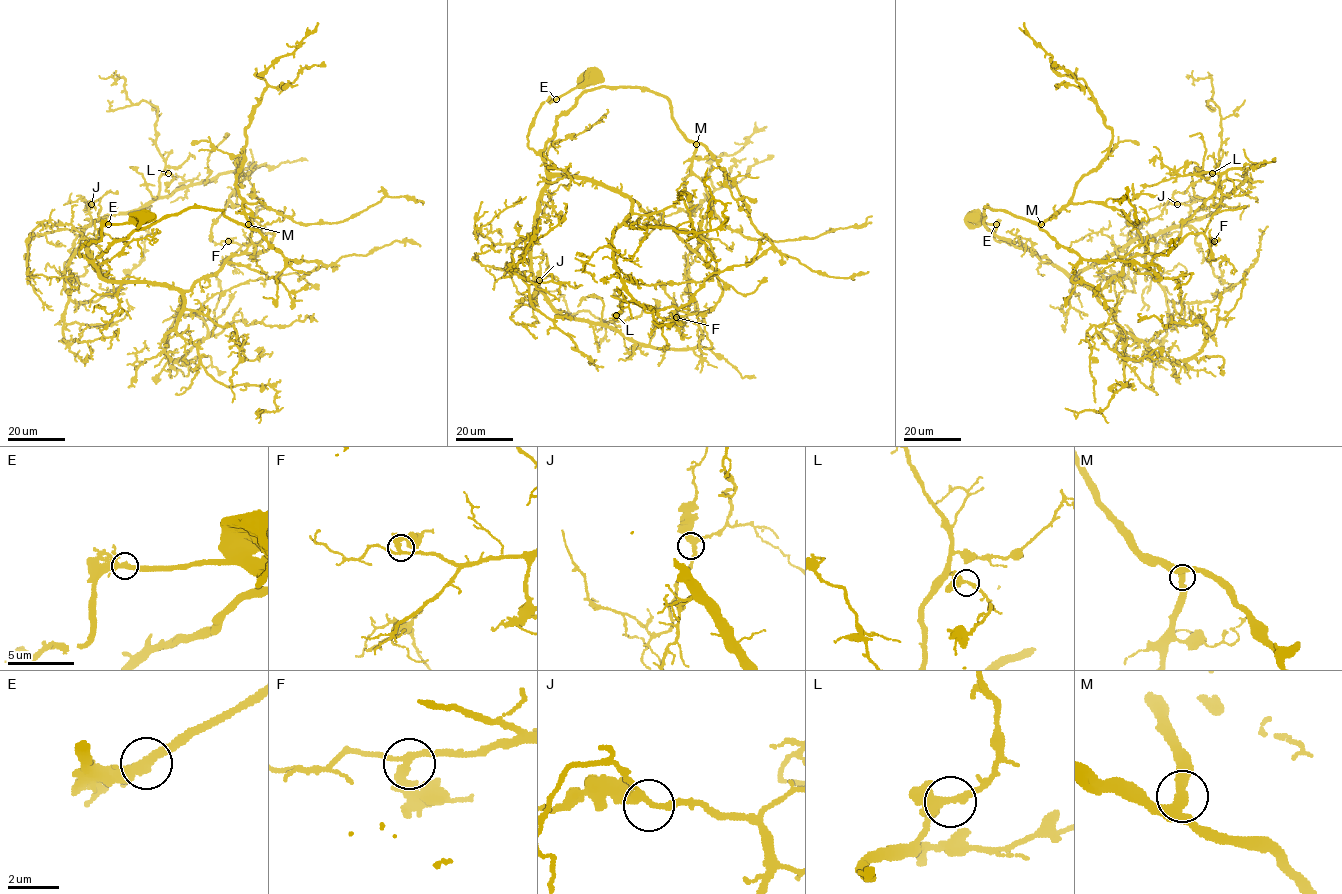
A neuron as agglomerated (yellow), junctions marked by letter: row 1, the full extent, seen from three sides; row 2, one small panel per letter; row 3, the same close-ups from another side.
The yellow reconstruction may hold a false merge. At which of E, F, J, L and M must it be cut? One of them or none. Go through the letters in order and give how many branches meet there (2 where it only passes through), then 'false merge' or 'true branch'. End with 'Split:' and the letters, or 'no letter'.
E: 3 | true branch
F: 3 | true branch
J: 3 | true branch
L: 3 | true branch
M: 3 | true branch
Split: no letter

